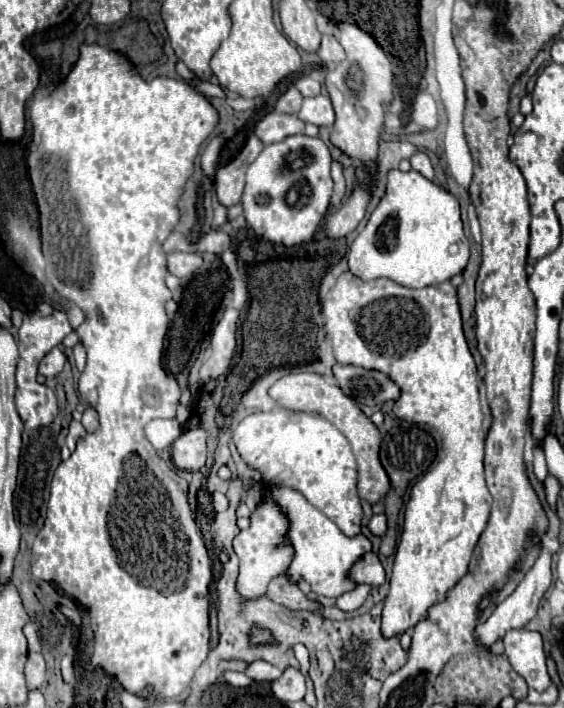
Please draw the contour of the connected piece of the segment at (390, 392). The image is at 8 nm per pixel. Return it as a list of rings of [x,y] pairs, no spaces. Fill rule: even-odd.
[[[338,363],[334,365],[334,377],[340,389],[360,405],[374,407],[400,397],[400,387],[380,371]]]

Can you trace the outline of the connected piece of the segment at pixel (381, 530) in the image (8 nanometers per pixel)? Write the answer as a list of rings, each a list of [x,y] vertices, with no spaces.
[[[374,515],[372,521],[370,521],[370,525],[368,525],[368,529],[370,529],[372,535],[382,537],[386,533],[386,517],[384,515]]]

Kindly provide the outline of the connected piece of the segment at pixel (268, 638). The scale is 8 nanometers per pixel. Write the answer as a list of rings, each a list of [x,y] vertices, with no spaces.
[[[252,627],[250,629],[250,643],[252,645],[276,645],[276,639],[274,639],[274,635],[268,629]]]

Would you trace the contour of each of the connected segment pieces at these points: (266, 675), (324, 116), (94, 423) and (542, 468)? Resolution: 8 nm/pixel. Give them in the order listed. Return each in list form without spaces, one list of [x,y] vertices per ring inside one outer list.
[[[256,661],[256,663],[246,667],[246,675],[252,677],[254,681],[276,681],[282,675],[282,671],[270,663]]]
[[[318,95],[318,97],[306,97],[302,103],[302,109],[298,111],[298,117],[304,123],[312,123],[316,127],[322,125],[332,125],[334,123],[334,109],[332,101],[328,95]]]
[[[88,407],[88,409],[82,413],[82,425],[84,425],[84,429],[86,429],[88,433],[96,431],[96,427],[98,427],[98,415],[96,415],[96,411],[94,411],[92,407]]]
[[[534,447],[534,475],[536,475],[536,479],[538,479],[540,483],[544,483],[546,475],[548,475],[544,453],[542,453],[542,451],[536,451],[536,447]]]

